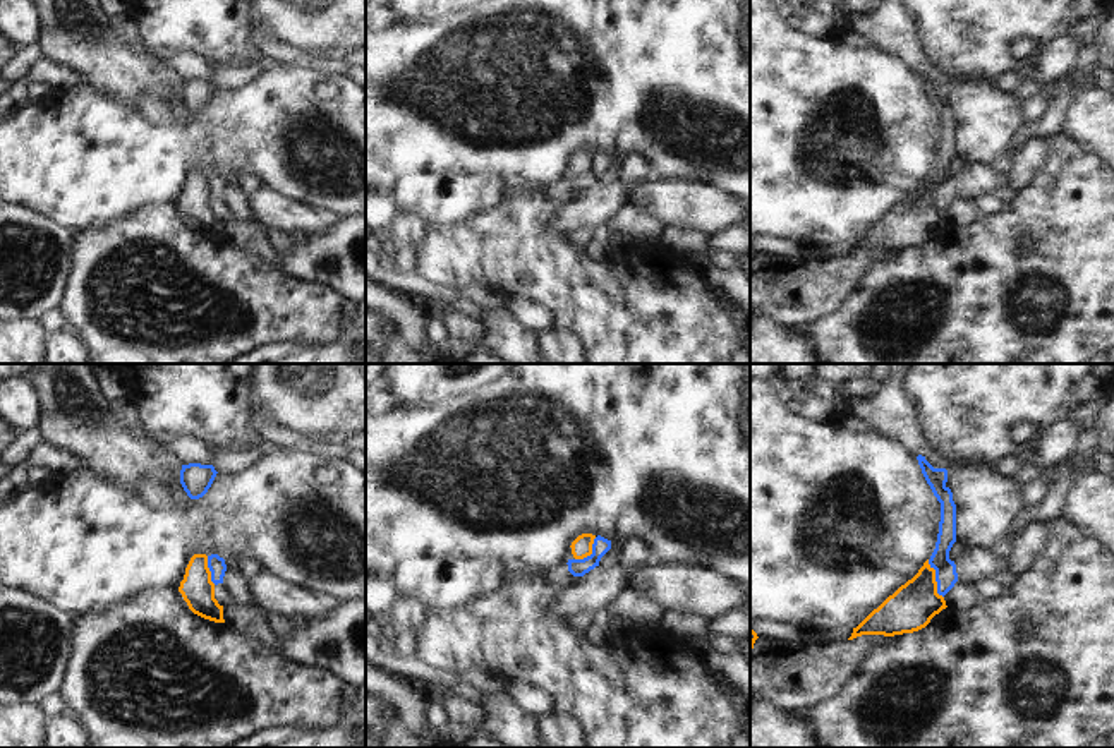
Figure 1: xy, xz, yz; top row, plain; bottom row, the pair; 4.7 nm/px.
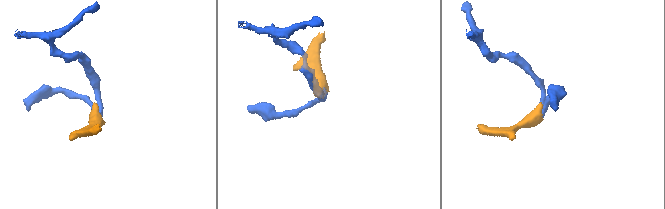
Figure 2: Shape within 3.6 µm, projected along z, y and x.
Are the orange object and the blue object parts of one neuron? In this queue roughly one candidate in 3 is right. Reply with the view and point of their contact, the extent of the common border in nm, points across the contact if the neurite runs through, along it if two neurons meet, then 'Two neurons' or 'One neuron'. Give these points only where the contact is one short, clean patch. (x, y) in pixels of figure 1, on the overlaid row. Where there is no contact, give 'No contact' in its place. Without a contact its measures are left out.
Touches orange at yz (934, 579). Shared border 200 nm. Boundary: yz (927, 560), (934, 570), (936, 591), (943, 597). Two neurons

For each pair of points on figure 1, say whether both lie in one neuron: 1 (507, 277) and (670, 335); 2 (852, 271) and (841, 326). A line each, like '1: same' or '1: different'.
1: same
2: different

